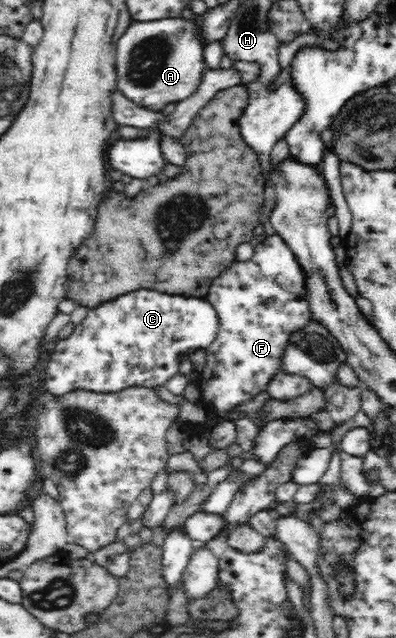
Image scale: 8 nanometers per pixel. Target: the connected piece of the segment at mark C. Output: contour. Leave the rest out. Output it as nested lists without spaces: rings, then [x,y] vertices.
[[[136,289],[114,297],[112,300],[88,309],[84,321],[76,325],[74,332],[65,339],[57,340],[46,366],[43,380],[46,392],[62,396],[82,389],[96,393],[112,393],[128,387],[155,388],[164,385],[179,371],[176,362],[194,350],[208,348],[219,333],[221,322],[213,304],[206,298],[182,296],[157,289]]]

